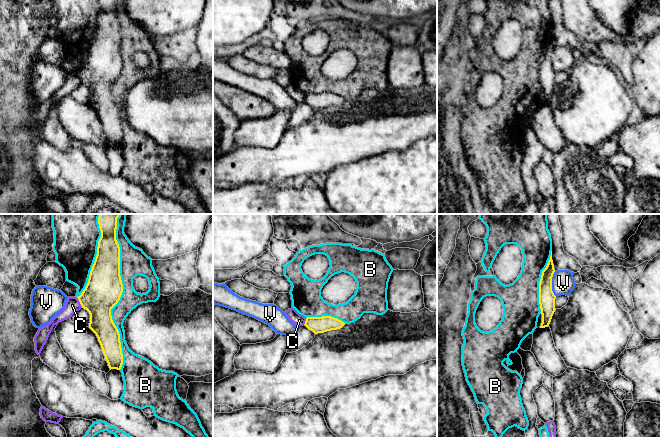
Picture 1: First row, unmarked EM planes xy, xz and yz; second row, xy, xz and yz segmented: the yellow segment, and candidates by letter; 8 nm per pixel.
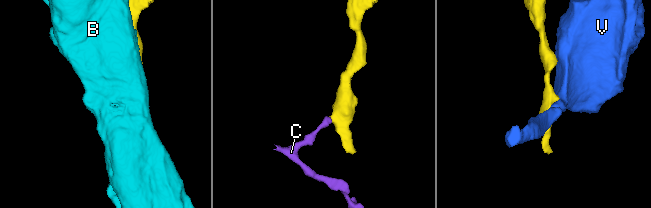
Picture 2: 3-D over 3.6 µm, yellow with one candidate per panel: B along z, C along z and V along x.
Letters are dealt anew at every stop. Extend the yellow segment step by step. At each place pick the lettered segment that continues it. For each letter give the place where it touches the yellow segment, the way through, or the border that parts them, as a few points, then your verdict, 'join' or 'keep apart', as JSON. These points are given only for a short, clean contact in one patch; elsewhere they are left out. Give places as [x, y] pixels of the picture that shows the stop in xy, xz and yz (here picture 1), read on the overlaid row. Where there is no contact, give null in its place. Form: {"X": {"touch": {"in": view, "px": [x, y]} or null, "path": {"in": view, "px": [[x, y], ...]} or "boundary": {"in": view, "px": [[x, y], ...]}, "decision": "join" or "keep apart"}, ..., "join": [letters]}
{"B": {"touch": {"in": "xy", "px": [122, 291]}, "decision": "keep apart"}, "C": {"touch": {"in": "xy", "px": [79, 301]}, "boundary": {"in": "xy", "px": [[77, 297], [82, 307]]}, "decision": "keep apart"}, "V": {"touch": {"in": "yz", "px": [551, 284]}, "decision": "keep apart"}, "join": []}

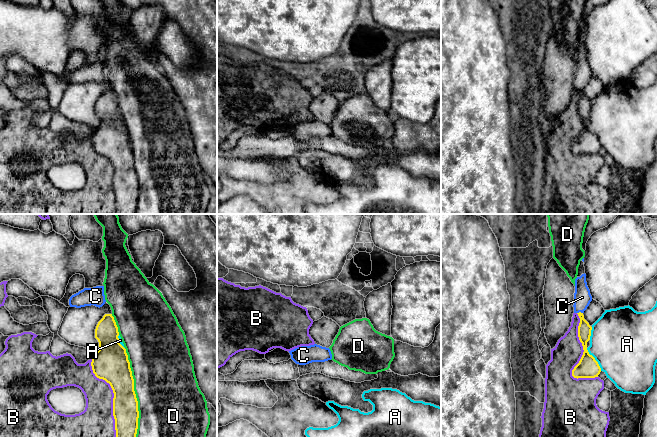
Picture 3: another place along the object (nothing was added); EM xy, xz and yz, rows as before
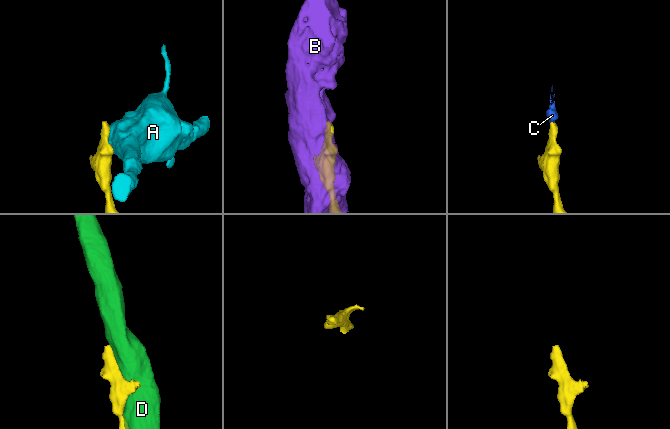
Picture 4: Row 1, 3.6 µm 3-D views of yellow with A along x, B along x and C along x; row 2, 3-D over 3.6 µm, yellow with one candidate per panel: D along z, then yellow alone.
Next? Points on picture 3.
{"A": {"touch": {"in": "yz", "px": [594, 359]}, "decision": "keep apart"}, "B": {"touch": {"in": "yz", "px": [582, 355]}, "decision": "keep apart"}, "C": {"touch": {"in": "yz", "px": [579, 312]}, "path": {"in": "yz", "px": [[584, 329], [579, 312], [582, 297]]}, "decision": "join"}, "D": {"touch": {"in": "xy", "px": [134, 392]}, "decision": "keep apart"}, "join": ["C"]}

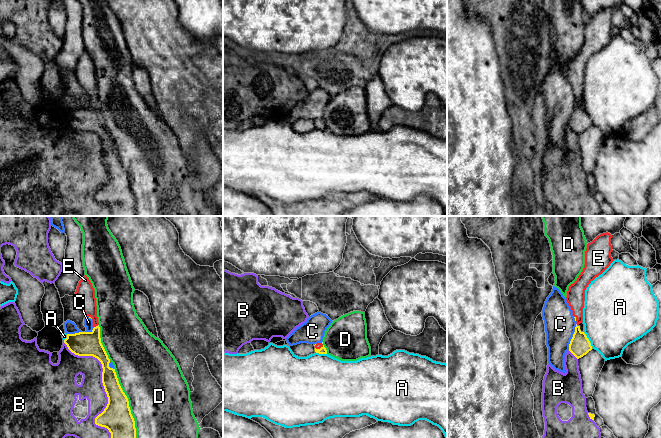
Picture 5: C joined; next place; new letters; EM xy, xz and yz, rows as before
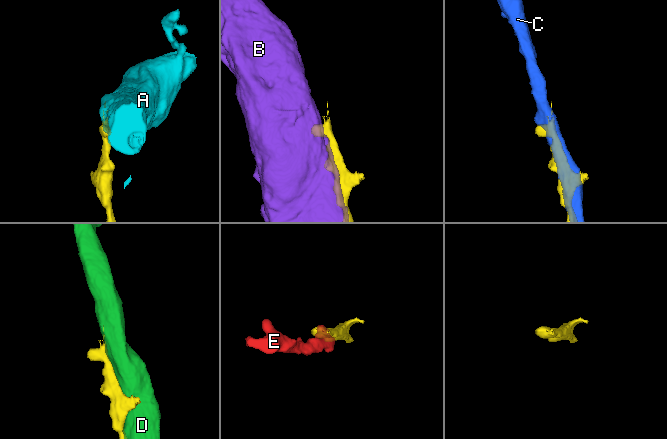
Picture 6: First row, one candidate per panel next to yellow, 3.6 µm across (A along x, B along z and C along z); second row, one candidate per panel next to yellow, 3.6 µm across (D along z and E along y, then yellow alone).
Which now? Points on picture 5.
{"A": {"touch": {"in": "yz", "px": [588, 340]}, "decision": "keep apart"}, "B": {"touch": {"in": "xy", "px": [103, 384]}, "decision": "keep apart"}, "C": {"touch": {"in": "yz", "px": [572, 337]}, "decision": "keep apart"}, "D": {"touch": {"in": "xy", "px": [128, 403]}, "decision": "keep apart"}, "E": {"touch": {"in": "xy", "px": [96, 326]}, "path": {"in": "xy", "px": [[83, 343], [96, 331], [96, 326], [95, 318], [85, 297]]}, "decision": "join"}, "join": ["E"]}

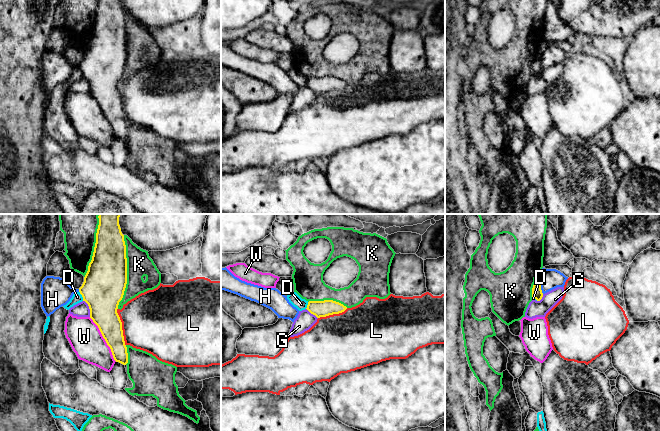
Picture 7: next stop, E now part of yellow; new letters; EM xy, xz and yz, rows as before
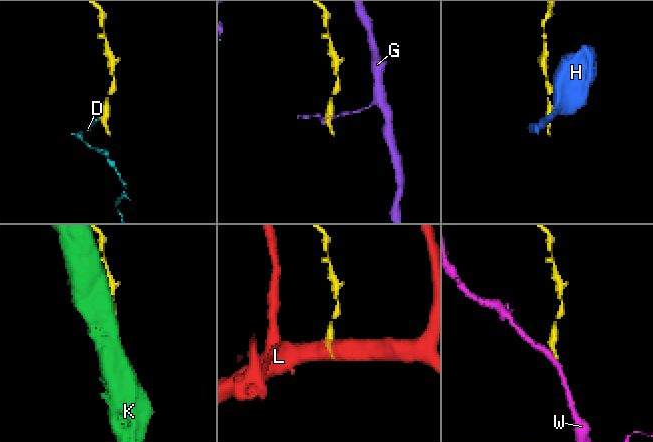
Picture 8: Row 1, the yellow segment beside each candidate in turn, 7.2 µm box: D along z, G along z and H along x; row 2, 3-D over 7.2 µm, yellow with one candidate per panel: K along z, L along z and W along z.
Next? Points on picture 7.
{"D": {"touch": {"in": "xy", "px": [82, 296]}, "boundary": {"in": "xy", "px": [[79, 291], [83, 300]]}, "decision": "keep apart"}, "G": {"touch": {"in": "xy", "px": [89, 308]}, "boundary": {"in": "xy", "px": [[83, 300], [88, 306], [90, 316]]}, "decision": "keep apart"}, "H": {"touch": {"in": "yz", "px": [540, 288]}, "decision": "keep apart"}, "K": {"touch": {"in": "xy", "px": [126, 272]}, "decision": "keep apart"}, "L": {"touch": {"in": "xy", "px": [121, 327]}, "decision": "keep apart"}, "W": {"touch": {"in": "xy", "px": [104, 338]}, "boundary": {"in": "xy", "px": [[89, 317], [97, 326], [110, 349], [112, 357], [116, 361]]}, "decision": "keep apart"}, "join": []}

